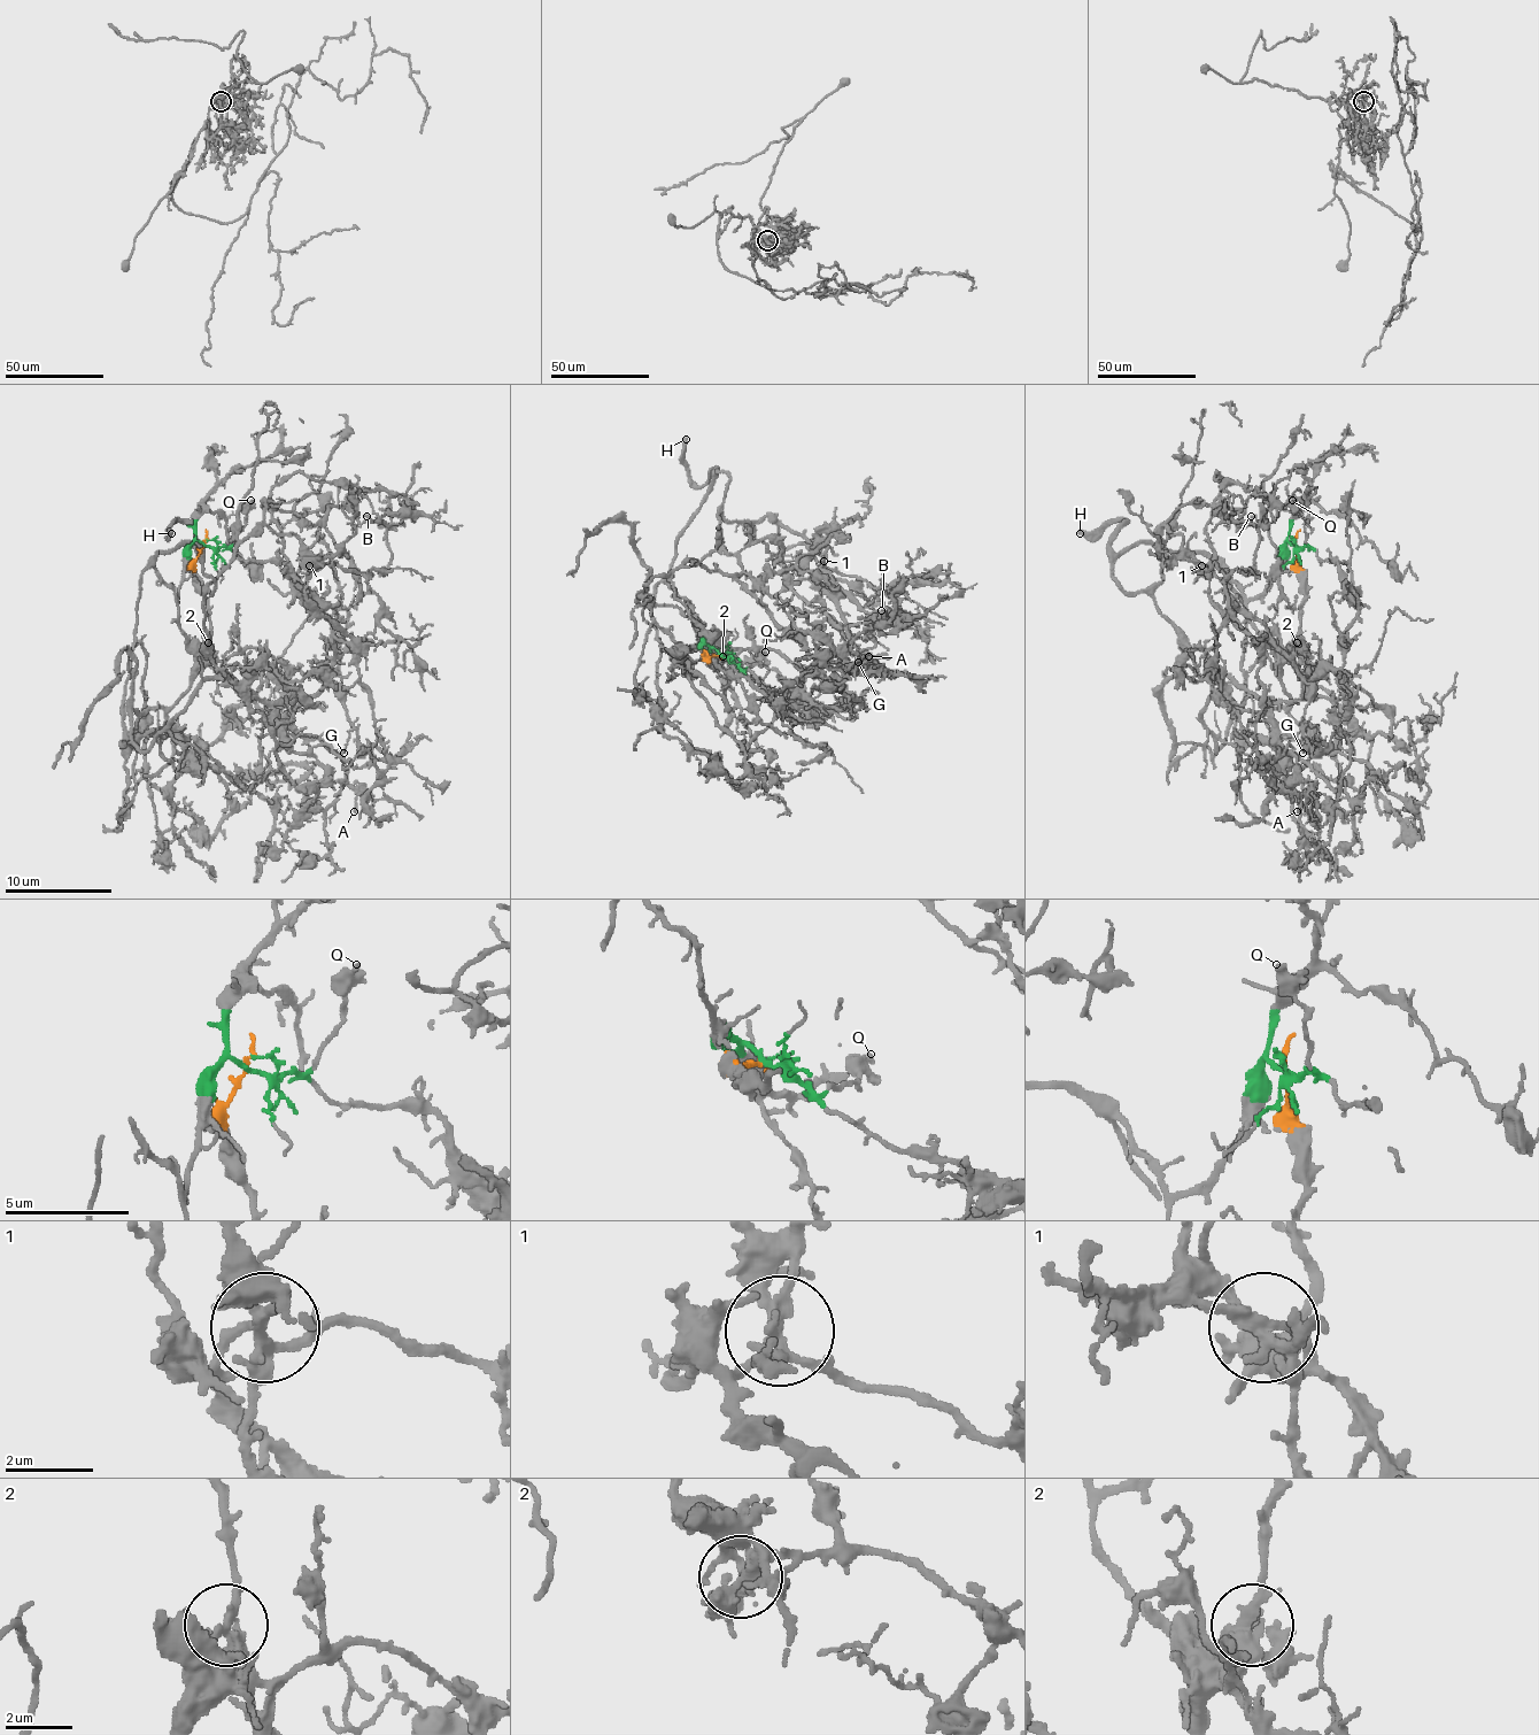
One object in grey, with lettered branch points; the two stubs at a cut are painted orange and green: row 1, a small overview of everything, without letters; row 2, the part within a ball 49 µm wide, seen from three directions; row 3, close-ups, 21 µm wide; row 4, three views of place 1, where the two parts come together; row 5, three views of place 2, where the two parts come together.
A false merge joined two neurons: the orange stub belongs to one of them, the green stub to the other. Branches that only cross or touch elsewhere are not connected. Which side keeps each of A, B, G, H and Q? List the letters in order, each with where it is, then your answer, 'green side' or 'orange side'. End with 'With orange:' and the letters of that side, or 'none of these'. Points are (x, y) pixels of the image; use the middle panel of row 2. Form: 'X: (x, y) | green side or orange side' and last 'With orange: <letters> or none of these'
A: (868, 656) | green side
B: (881, 610) | green side
G: (858, 662) | orange side
H: (686, 439) | green side
Q: (765, 652) | green side
With orange: G

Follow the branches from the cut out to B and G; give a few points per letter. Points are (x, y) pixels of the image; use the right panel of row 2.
B: (1296, 542), (1252, 598), (1151, 542), (1114, 571), (1157, 585), (1165, 526), (1207, 569), (1250, 569), (1250, 515)
G: (1296, 542), (1290, 704), (1236, 710), (1217, 750), (1201, 710), (1221, 676), (1266, 702), (1306, 684), (1304, 753)

